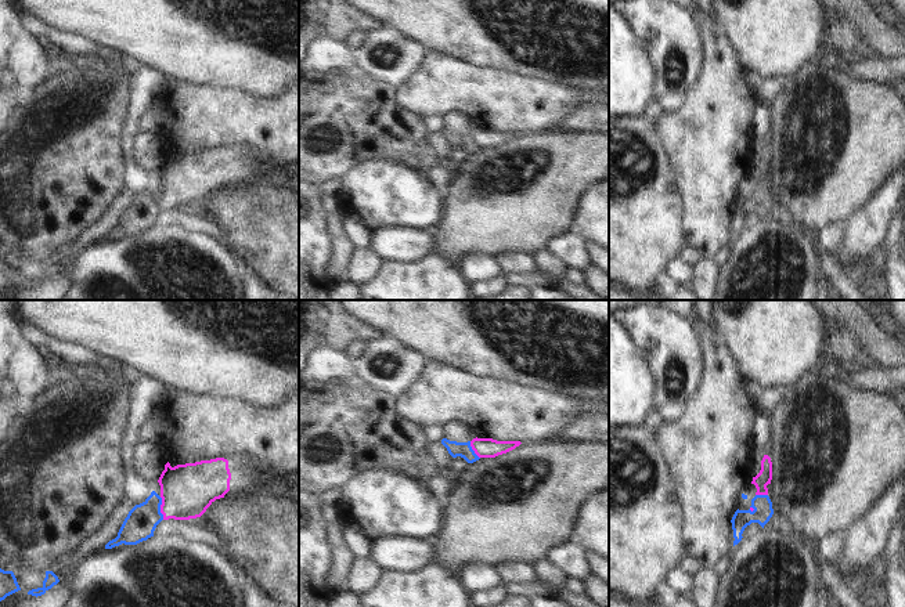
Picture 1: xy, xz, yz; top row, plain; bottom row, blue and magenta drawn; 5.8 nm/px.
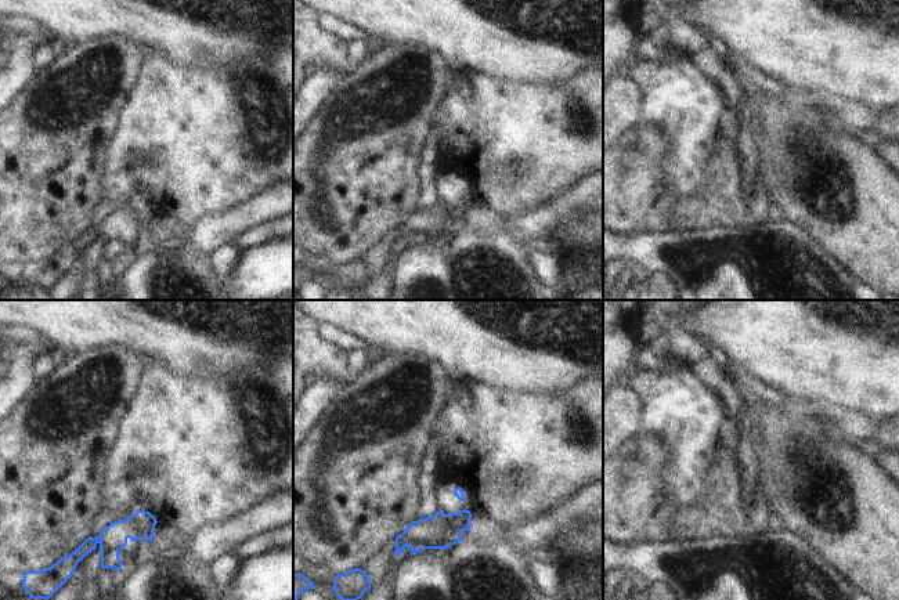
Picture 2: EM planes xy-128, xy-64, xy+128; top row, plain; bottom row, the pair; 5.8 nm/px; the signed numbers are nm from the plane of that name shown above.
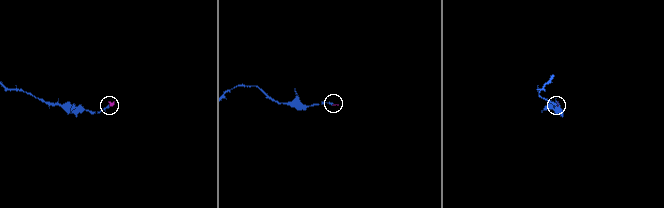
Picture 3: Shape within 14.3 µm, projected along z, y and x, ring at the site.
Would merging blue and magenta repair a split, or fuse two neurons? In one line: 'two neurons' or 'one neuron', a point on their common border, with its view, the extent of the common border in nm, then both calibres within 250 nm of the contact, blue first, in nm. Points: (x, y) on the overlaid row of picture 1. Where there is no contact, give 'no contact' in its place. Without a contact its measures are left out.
two neurons | xy (159, 508) | 140 nm | 180/300 nm

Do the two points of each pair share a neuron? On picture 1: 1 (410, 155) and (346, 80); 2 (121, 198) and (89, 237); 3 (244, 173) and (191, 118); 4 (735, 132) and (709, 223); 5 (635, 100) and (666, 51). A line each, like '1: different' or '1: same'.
1: same
2: same
3: different
4: same
5: different

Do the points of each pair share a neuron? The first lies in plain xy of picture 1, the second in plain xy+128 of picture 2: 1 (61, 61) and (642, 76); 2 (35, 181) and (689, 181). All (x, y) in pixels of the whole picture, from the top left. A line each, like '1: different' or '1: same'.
1: different
2: different

